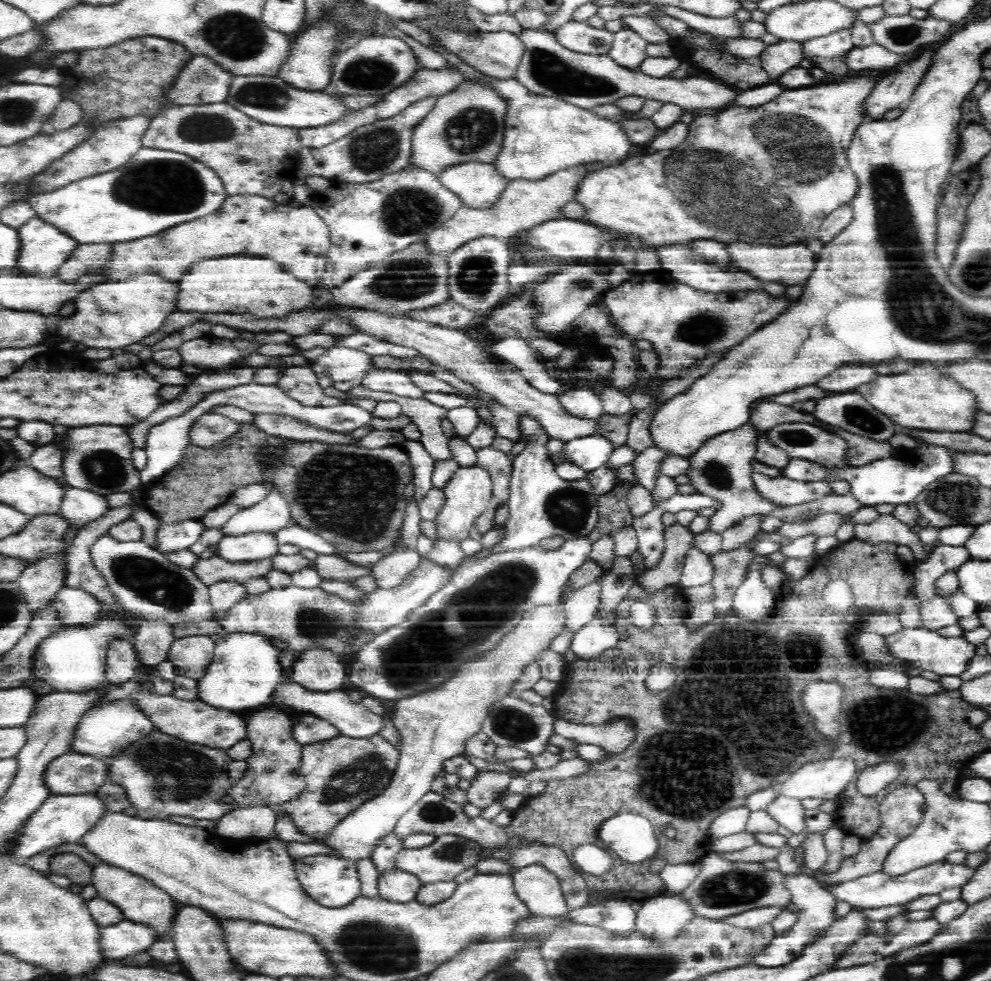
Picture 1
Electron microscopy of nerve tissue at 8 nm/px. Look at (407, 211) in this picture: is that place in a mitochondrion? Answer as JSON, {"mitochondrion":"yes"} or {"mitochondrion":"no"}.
{"mitochondrion":"yes"}

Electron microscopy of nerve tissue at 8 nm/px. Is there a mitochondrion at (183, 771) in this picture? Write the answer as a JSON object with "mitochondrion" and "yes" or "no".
{"mitochondrion":"yes"}

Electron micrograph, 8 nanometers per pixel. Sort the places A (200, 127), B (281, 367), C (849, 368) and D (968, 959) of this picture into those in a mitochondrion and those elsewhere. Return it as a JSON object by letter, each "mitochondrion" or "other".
{"A":"mitochondrion","B":"other","C":"other","D":"mitochondrion"}

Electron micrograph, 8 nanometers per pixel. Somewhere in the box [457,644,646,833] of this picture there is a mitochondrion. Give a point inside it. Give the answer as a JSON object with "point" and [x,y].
{"point":[513,724]}

